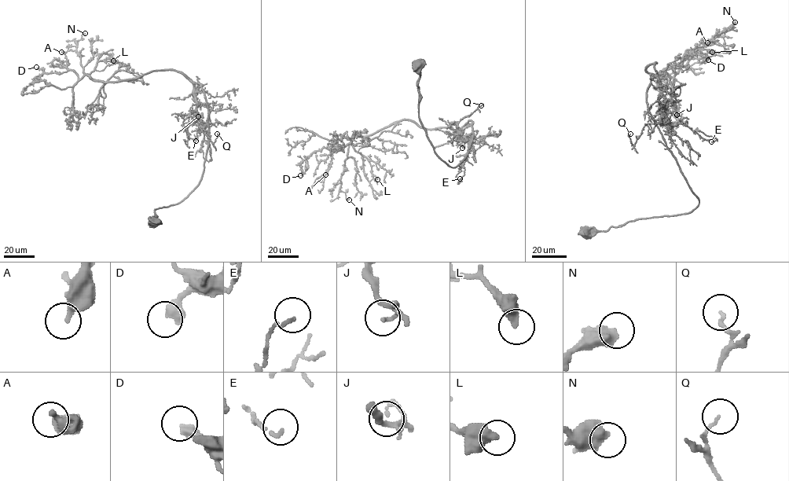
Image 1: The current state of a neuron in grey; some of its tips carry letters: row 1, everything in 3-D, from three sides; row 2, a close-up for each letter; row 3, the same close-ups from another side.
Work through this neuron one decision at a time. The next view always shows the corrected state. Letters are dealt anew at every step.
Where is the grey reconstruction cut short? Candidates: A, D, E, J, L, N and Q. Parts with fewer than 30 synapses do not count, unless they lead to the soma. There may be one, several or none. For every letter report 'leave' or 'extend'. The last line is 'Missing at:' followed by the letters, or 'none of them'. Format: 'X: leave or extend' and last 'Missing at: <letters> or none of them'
A: leave
D: leave
E: leave
J: leave
L: leave
N: leave
Q: leave
Missing at: none of them

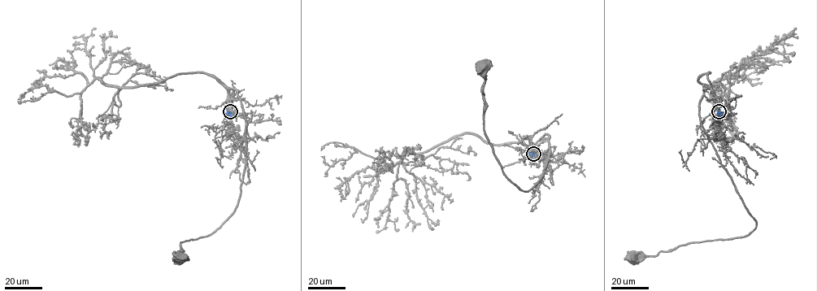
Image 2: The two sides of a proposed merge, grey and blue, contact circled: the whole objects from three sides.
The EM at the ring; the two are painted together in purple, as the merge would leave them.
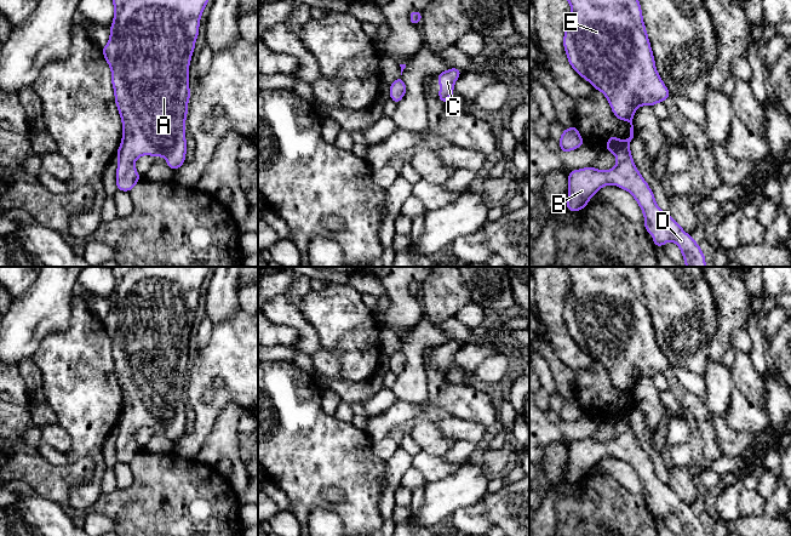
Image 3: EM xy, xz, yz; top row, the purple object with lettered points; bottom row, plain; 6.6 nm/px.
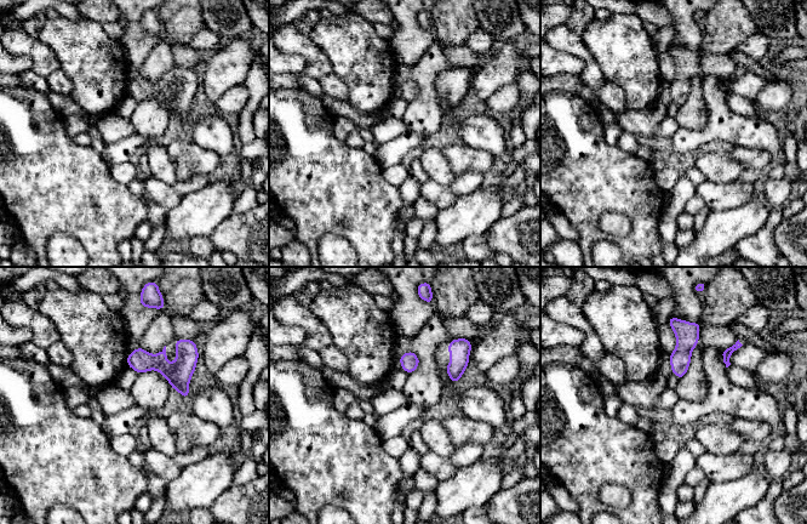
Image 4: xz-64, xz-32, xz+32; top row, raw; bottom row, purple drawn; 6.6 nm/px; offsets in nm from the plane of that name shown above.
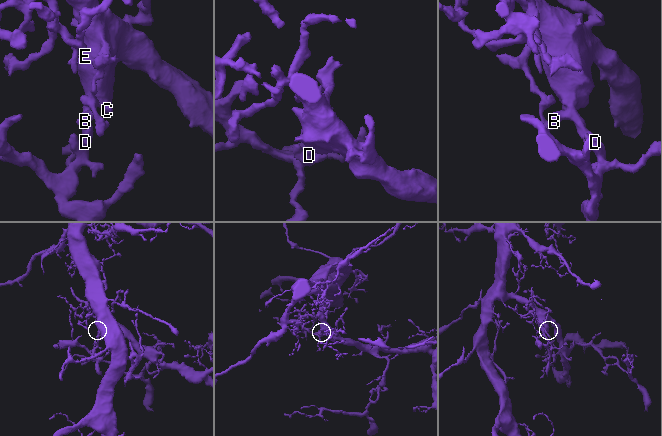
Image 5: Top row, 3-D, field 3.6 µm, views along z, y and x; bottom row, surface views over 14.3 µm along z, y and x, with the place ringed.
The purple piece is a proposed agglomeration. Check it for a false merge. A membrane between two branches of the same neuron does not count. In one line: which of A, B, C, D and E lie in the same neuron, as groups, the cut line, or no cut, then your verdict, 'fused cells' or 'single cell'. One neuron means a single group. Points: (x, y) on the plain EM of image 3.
A B C D E | no cut | single cell

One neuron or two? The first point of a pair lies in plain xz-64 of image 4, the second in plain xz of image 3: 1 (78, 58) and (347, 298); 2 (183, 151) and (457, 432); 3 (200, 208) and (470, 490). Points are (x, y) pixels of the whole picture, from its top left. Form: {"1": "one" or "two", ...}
{"1": "one", "2": "one", "3": "one"}

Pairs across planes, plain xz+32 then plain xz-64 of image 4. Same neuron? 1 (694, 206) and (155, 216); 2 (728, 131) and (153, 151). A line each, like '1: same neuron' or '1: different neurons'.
1: same neuron
2: different neurons

